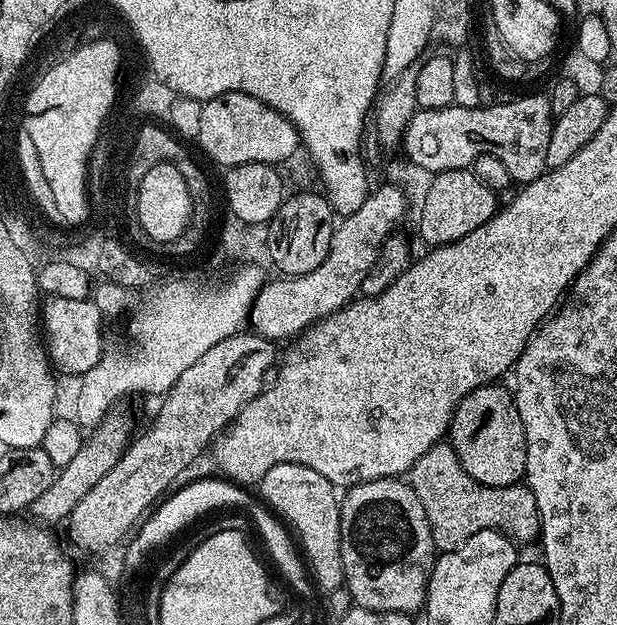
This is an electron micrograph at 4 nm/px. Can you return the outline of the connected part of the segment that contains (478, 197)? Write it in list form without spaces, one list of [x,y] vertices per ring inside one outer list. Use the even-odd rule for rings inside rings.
[[[467,168],[437,172],[431,177],[424,192],[424,205],[420,208],[420,236],[428,246],[449,244],[466,238],[470,230],[478,230],[498,211],[497,193],[491,192],[485,184]]]

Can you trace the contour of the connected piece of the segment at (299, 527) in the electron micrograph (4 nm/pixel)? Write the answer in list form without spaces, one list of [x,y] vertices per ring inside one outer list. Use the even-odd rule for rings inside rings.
[[[282,462],[266,470],[260,479],[258,491],[265,505],[300,539],[299,551],[306,561],[311,579],[324,594],[344,587],[342,566],[342,534],[340,533],[340,502],[336,485],[330,483],[318,470]],[[337,495],[337,496],[336,496]],[[292,528],[293,529],[292,529]],[[304,551],[304,552],[303,552]]]

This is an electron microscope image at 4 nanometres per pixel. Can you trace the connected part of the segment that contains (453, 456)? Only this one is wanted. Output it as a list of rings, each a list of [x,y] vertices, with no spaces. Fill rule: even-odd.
[[[451,443],[430,446],[430,450],[414,462],[410,483],[414,494],[418,494],[418,502],[422,502],[422,510],[426,510],[437,553],[454,550],[462,546],[466,538],[487,528],[495,528],[520,546],[535,541],[540,535],[538,502],[534,502],[534,494],[527,483],[482,486],[482,482],[474,482],[474,478],[462,470],[462,462],[458,462],[458,454]]]

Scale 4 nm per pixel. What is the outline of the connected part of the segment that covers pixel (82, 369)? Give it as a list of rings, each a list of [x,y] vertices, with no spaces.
[[[47,297],[42,304],[42,336],[46,341],[49,361],[57,369],[79,378],[96,365],[106,351],[100,312],[91,299]]]

